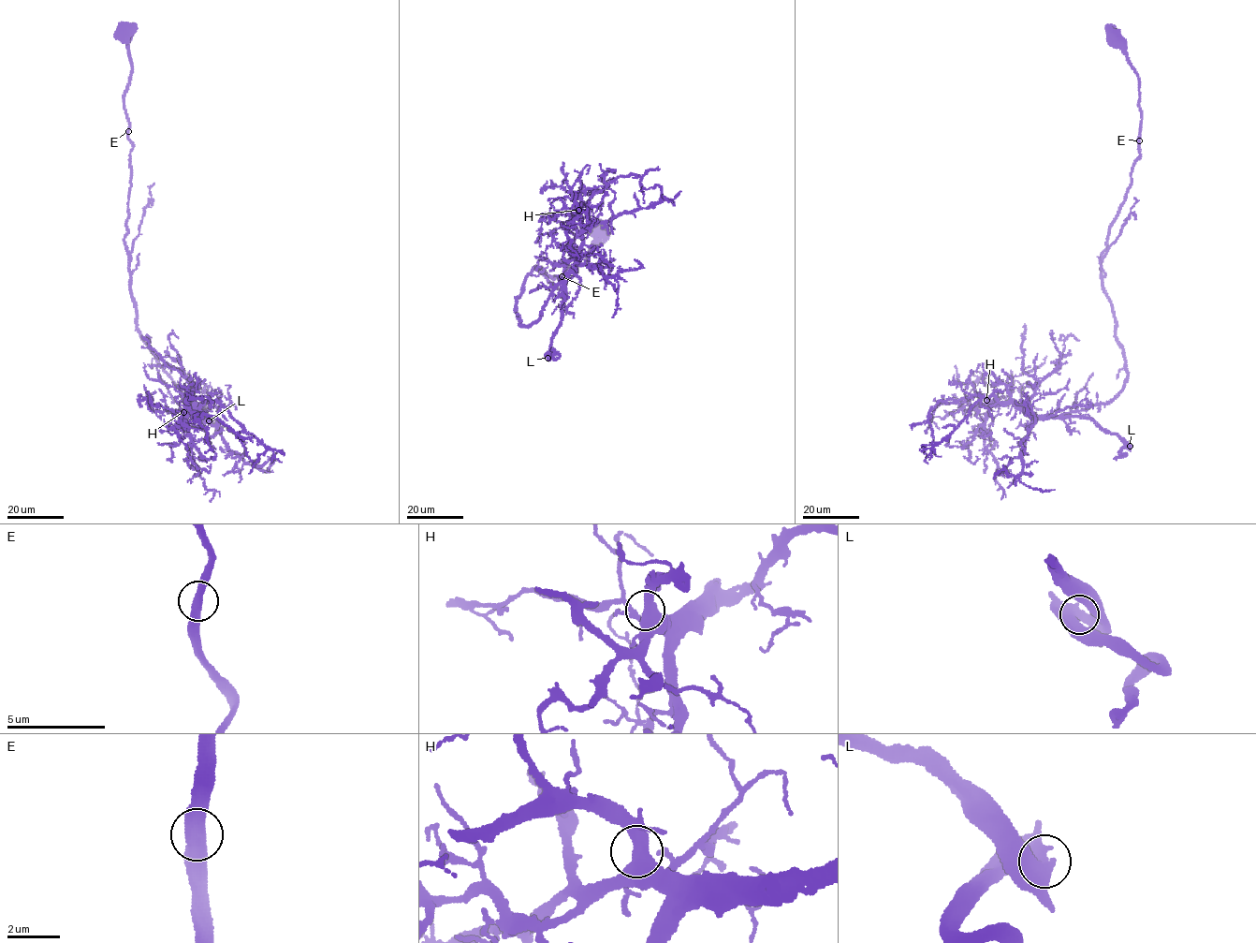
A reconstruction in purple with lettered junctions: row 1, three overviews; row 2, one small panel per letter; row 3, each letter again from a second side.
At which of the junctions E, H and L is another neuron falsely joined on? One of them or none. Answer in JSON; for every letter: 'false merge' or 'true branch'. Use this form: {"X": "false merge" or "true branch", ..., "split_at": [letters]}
{"E": "true branch", "H": "true branch", "L": "true branch", "split_at": []}

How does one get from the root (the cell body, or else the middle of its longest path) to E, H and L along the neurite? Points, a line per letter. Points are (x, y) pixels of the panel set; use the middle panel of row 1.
E: (597, 231), (584, 263), (568, 267), (562, 273), (564, 276), (561, 276)
H: (597, 231), (584, 263), (561, 281), (536, 266), (527, 275), (519, 325), (539, 318), (576, 260), (578, 210)
L: (597, 231), (584, 263), (561, 281), (536, 266), (515, 300), (528, 326), (562, 284), (547, 358)

